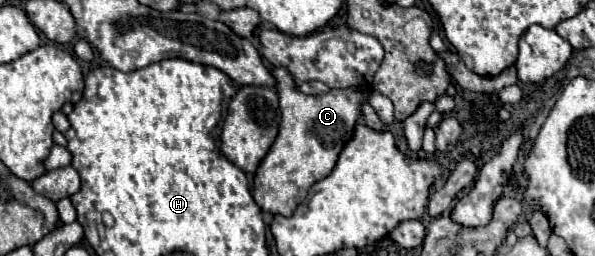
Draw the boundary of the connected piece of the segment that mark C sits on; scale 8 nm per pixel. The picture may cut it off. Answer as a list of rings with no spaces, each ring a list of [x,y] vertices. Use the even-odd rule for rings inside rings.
[[[277,67],[273,77],[277,79],[281,129],[255,173],[253,199],[263,211],[291,217],[307,197],[309,187],[333,171],[343,145],[351,139],[355,123],[361,117],[359,107],[367,103],[367,91],[349,87],[331,89],[325,95],[305,95],[295,89],[295,81],[285,67]]]

